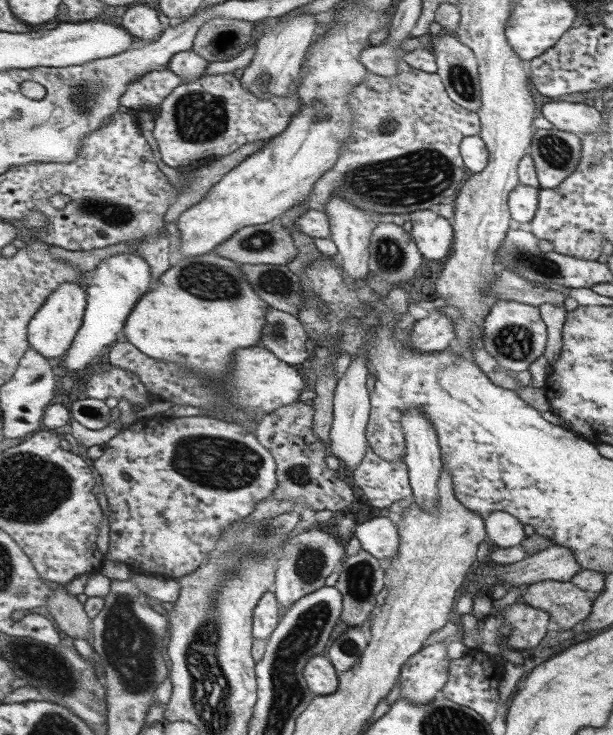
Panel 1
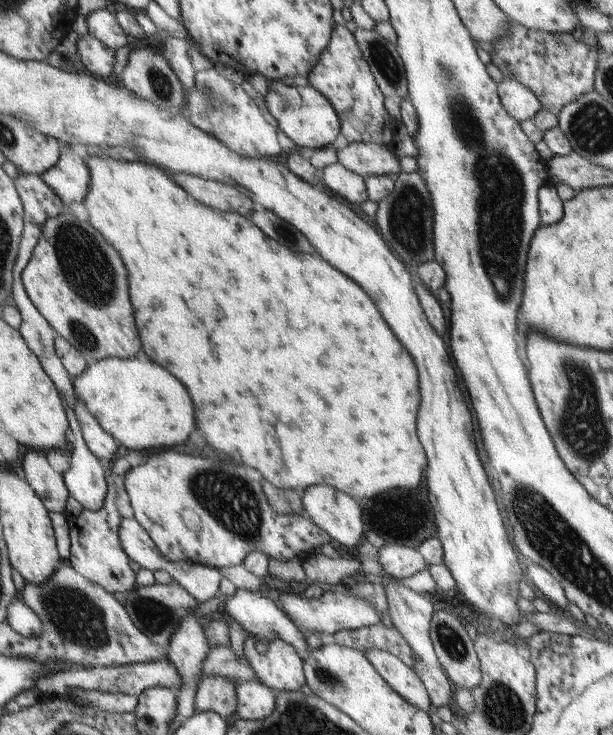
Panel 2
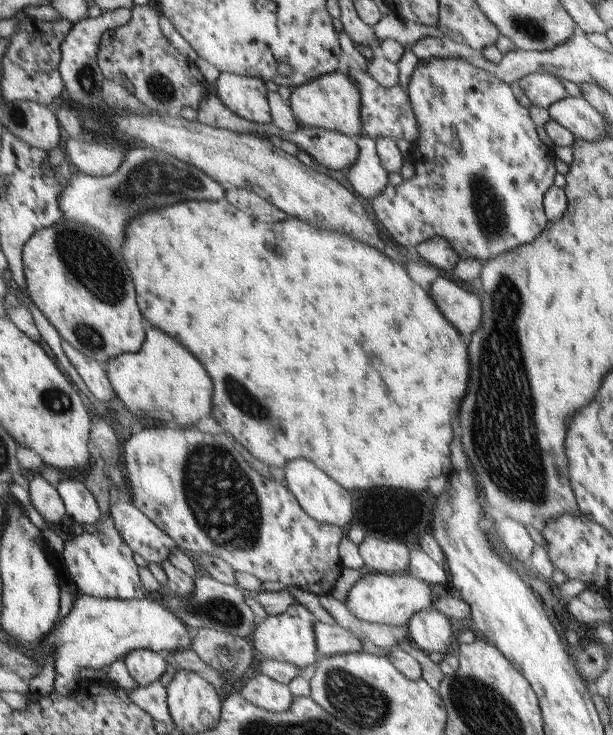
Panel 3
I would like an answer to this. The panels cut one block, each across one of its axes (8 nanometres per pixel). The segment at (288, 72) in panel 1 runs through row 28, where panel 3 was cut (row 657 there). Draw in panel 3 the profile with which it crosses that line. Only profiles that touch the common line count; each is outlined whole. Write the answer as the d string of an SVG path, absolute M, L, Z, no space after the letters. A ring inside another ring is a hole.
M293 602L282 614L266 615L263 621L256 626L251 636L251 642L254 644L254 649L259 657L289 662L301 671L318 657L317 646L315 645L314 617L311 616L309 609L303 608L297 602Z

